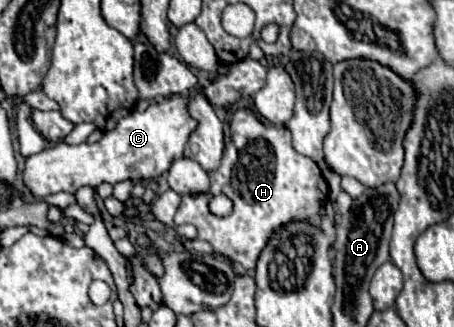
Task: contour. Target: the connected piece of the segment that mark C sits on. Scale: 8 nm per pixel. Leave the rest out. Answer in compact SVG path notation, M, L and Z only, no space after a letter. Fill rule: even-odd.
M162 99L144 111L134 109L130 115L122 117L118 125L112 131L106 131L94 145L68 145L62 141L42 153L30 155L24 167L24 183L34 197L44 199L58 191L74 193L84 185L98 187L100 183L116 185L128 179L156 179L170 167L172 159L182 155L194 127L196 123L192 123L188 111L184 111L184 99Z

